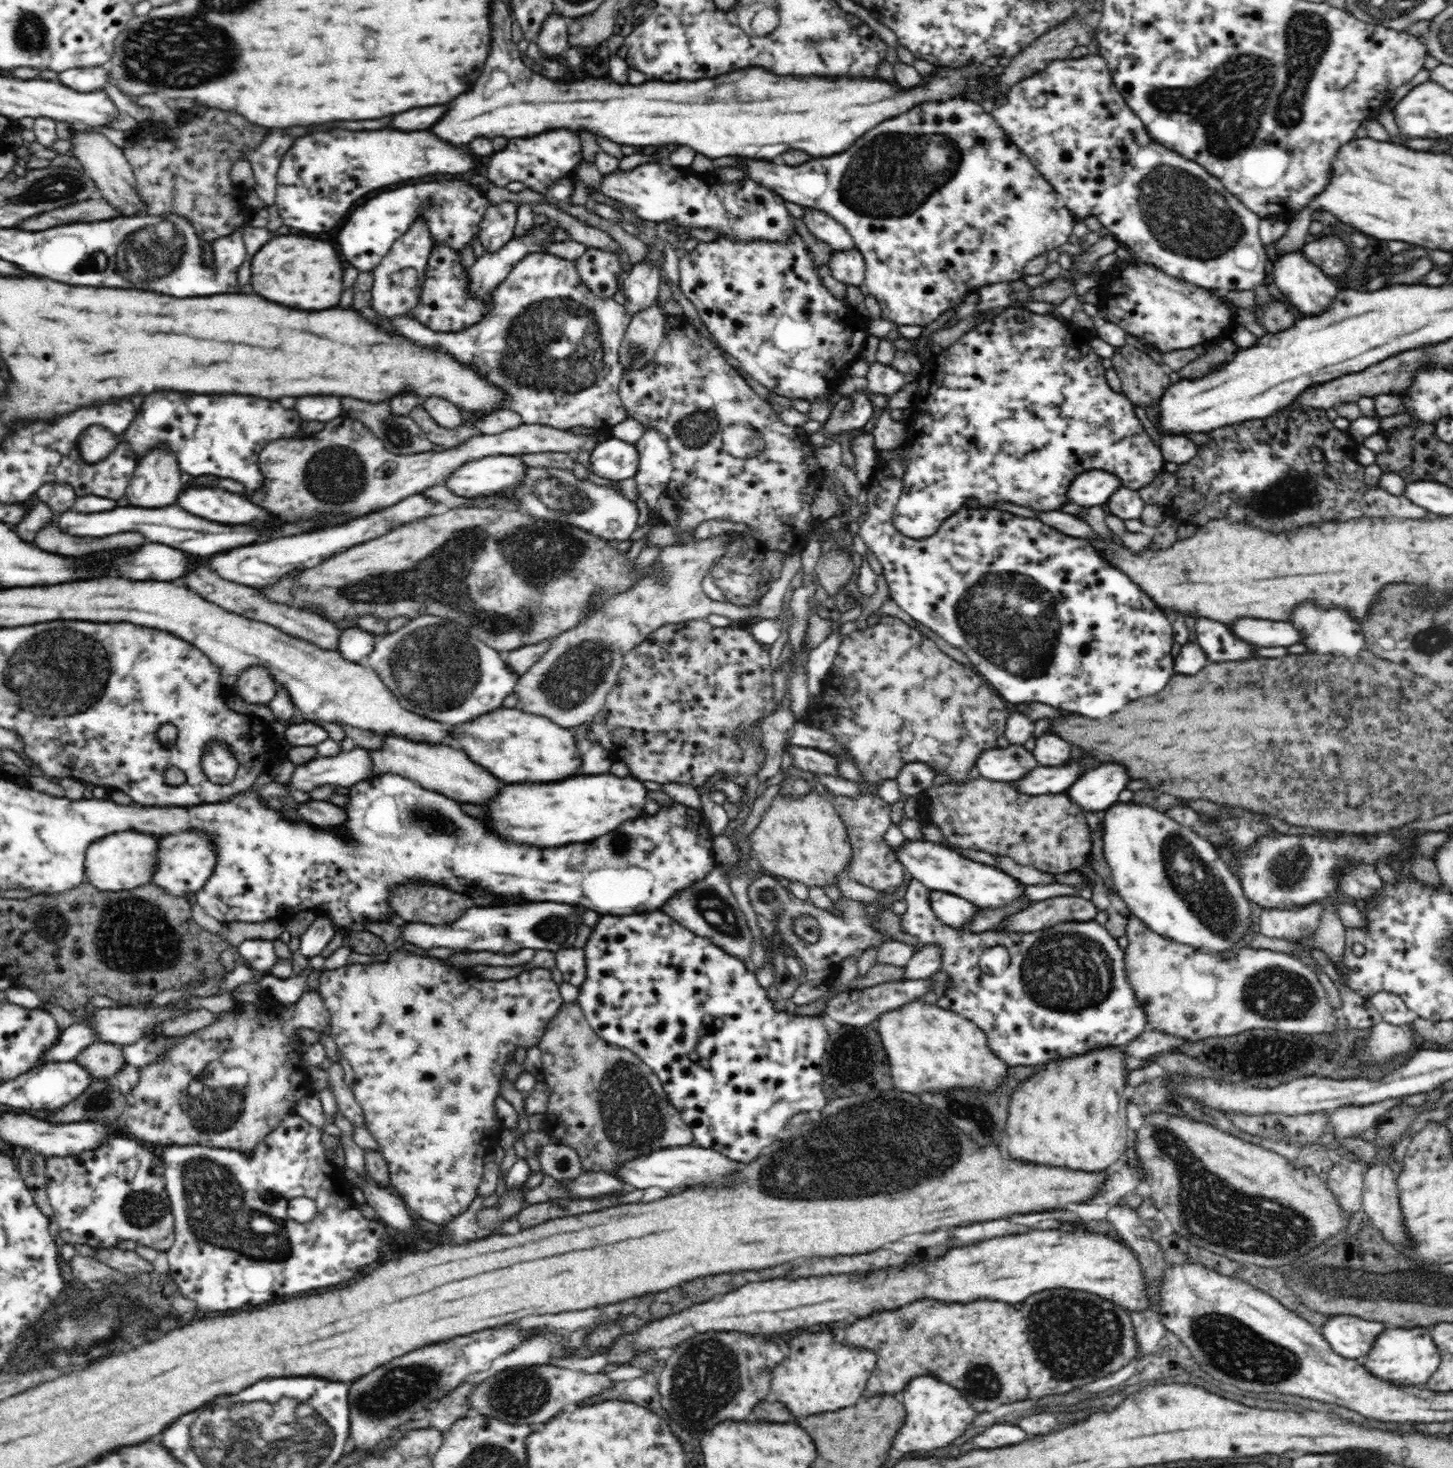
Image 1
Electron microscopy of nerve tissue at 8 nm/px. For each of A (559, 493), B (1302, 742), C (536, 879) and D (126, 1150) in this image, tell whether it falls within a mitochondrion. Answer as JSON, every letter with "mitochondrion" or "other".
{"A":"mitochondrion","B":"other","C":"other","D":"other"}

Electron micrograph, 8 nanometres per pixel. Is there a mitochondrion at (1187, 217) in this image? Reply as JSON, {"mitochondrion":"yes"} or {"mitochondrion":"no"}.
{"mitochondrion":"yes"}

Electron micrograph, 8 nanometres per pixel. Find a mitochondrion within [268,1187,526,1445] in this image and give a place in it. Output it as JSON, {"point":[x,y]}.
{"point":[399,1388]}

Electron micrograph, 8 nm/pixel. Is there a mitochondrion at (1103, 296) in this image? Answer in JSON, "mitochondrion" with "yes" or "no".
{"mitochondrion":"no"}

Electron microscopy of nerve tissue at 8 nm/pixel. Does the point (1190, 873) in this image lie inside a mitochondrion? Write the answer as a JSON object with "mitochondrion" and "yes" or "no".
{"mitochondrion":"yes"}

